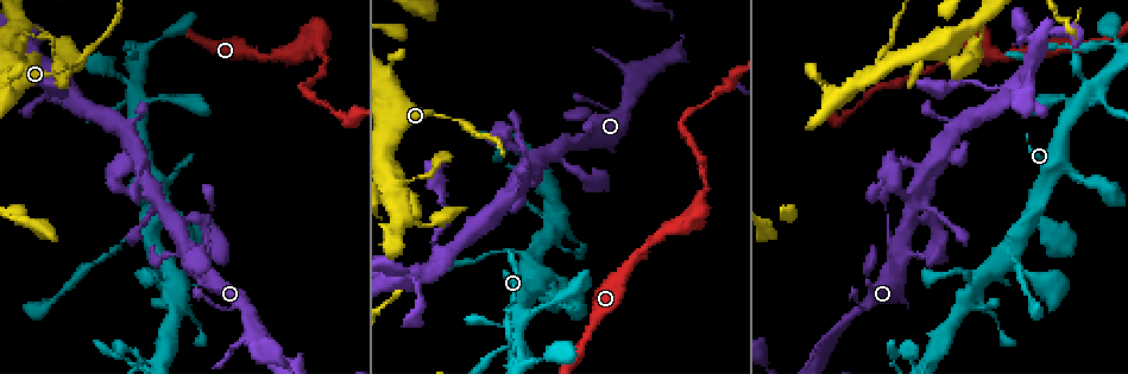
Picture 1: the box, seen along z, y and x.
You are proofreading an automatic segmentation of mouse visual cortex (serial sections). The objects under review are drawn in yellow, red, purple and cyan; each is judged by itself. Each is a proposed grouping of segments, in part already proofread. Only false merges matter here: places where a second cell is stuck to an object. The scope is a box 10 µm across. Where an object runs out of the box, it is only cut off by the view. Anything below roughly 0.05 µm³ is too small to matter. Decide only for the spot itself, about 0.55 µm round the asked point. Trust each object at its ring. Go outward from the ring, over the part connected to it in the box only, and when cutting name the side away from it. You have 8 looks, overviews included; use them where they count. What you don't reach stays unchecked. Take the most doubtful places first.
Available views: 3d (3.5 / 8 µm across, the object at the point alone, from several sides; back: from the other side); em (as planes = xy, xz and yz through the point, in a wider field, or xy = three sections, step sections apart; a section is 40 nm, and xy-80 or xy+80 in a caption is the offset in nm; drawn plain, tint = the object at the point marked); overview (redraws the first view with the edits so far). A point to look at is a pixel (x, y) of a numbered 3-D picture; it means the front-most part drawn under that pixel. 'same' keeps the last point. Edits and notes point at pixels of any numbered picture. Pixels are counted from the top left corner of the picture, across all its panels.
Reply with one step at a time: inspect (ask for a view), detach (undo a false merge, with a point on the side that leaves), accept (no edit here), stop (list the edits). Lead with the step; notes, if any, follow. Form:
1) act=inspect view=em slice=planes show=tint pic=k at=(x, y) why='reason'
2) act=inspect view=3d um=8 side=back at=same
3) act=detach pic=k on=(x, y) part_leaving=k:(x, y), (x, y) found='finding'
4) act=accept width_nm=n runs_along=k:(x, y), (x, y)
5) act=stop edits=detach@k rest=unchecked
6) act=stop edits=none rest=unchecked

act=inspect view=3d um=8 pic=1 at=(115, 248) why='narrows sharply'

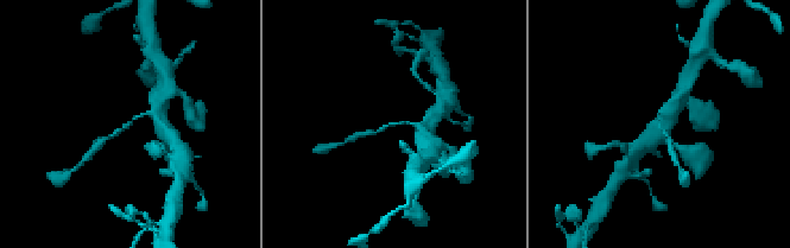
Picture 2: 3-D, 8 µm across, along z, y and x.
act=inspect view=3d um=3.5 at=same why='closer look'

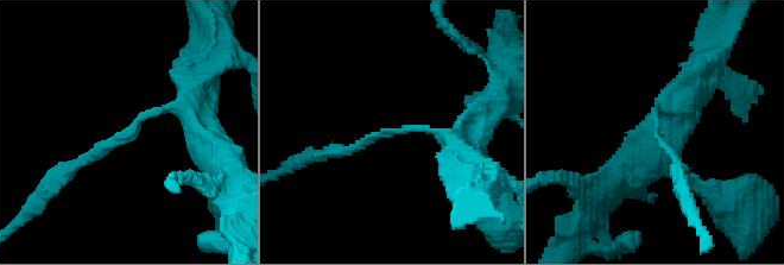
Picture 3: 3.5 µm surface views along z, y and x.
act=inspect view=em slice=planes show=tint pic=3 at=(656, 134) arm_widths_nm=150,250

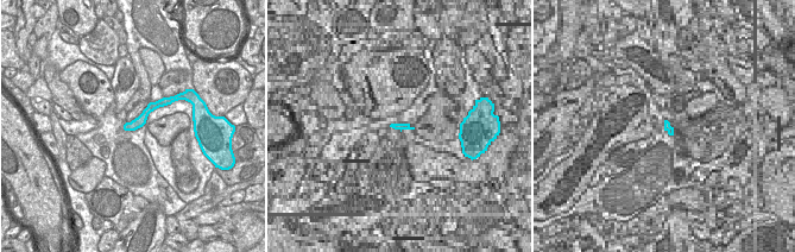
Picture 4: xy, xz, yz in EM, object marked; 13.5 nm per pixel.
act=accept found='one cell here'

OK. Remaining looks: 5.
act=inspect view=3d um=3.5 side=back pic=1 at=(691, 219) why='sudden change in width'

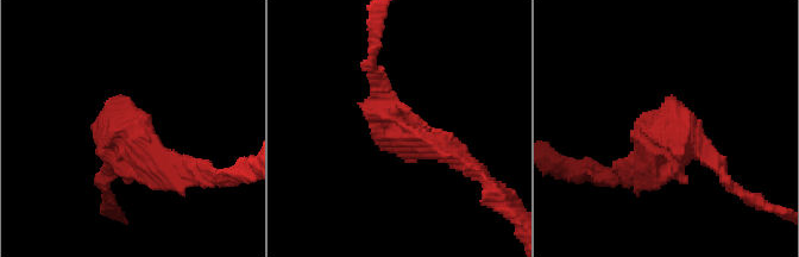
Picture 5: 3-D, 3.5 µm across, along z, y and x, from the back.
act=inspect view=em slice=xy step=3 show=tint pic=5 at=(129, 145)

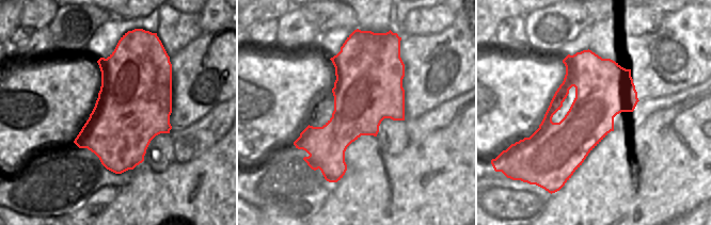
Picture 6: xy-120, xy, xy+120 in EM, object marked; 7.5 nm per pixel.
act=accept width_nm=500 runs_along=5:(461, 158), (395, 127), (373, 69) found='one cell here'

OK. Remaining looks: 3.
act=inspect view=3d um=3.5 side=back pic=1 at=(586, 136) why='three arms meet'

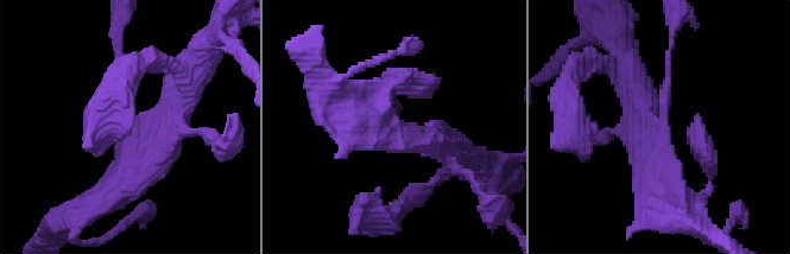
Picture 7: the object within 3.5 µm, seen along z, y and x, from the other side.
act=inspect view=em slice=xy step=3 show=tint pic=7 at=(660, 138)

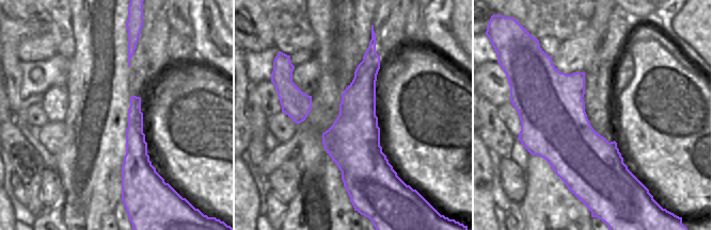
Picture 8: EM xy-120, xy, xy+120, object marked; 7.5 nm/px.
act=accept found='one cell here'

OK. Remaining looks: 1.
act=stop edits=none rest=unchecked

